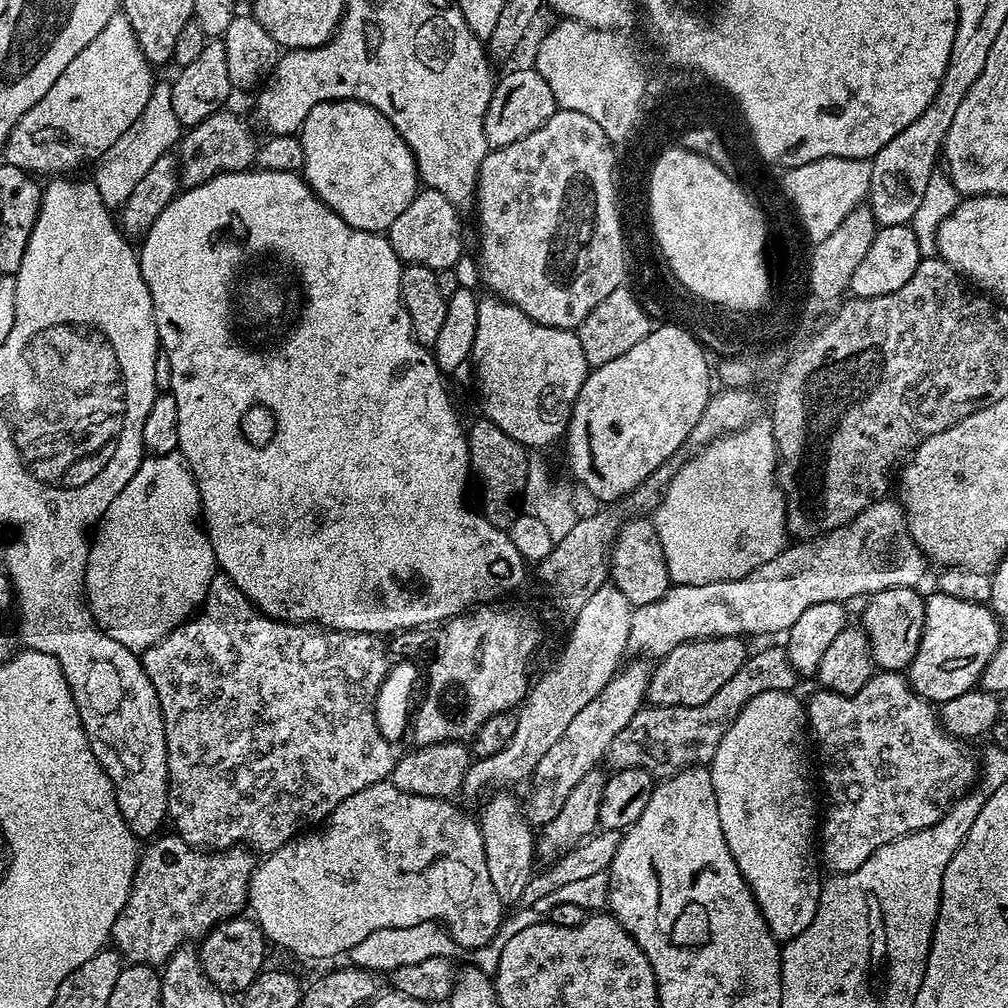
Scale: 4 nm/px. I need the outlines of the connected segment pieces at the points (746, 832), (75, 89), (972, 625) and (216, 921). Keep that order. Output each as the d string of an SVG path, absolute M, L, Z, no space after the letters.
M791 691L787 692L763 692L758 694L738 714L738 718L726 730L722 742L718 742L718 750L714 754L710 765L712 781L714 782L714 798L718 798L718 822L722 822L722 834L726 838L726 846L730 846L730 854L738 866L738 870L744 875L745 882L756 896L760 907L762 918L770 930L770 934L778 942L792 940L810 922L814 922L814 914L818 910L820 901L820 890L822 887L822 875L820 876L821 861L818 859L818 808L816 812L816 796L812 793L812 776L814 780L814 764L808 761L808 740L810 744L810 732L806 727L806 708L798 697L792 696Z
M117 14L102 26L102 34L87 44L58 74L58 82L46 90L46 94L10 130L10 138L2 146L3 161L29 174L46 174L45 176L60 176L68 174L86 160L97 161L102 153L108 150L112 140L118 138L146 107L150 99L154 83L153 65L148 63L146 54L142 54L142 46L138 46L138 38L130 26L130 22L122 14Z
M938 590L925 599L924 609L926 618L922 642L918 646L918 654L914 654L914 662L906 669L906 675L922 699L939 706L979 685L980 675L998 650L1002 629L988 604L962 602Z
M175 834L163 836L153 839L149 843L153 844L141 851L126 906L122 906L122 914L118 914L112 927L111 943L128 964L163 966L179 948L203 940L212 928L218 927L224 920L239 917L243 913L240 911L243 908L245 911L248 904L248 884L258 860L247 847L237 846L222 852L213 852L192 848Z

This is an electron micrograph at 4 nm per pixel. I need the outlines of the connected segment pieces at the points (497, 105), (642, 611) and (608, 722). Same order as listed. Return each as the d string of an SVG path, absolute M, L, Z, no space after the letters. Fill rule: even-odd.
M532 66L516 68L504 77L495 81L490 106L486 106L484 129L489 149L510 146L510 142L518 142L518 138L526 138L526 134L534 134L538 126L542 126L555 112L558 105L549 83Z
M885 498L877 500L868 508L862 510L862 514L858 514L850 521L849 524L843 524L841 528L836 528L832 532L825 532L811 540L801 540L792 542L785 547L774 558L770 558L770 562L762 562L762 566L758 566L758 570L750 570L750 574L746 574L737 580L715 580L714 582L706 582L705 584L672 584L667 594L658 602L650 602L646 606L636 608L632 613L632 629L630 630L630 638L628 639L628 652L645 652L648 656L656 656L662 658L666 654L670 654L670 650L674 650L674 646L682 646L691 640L707 640L709 638L719 638L721 636L738 636L741 638L749 638L748 636L772 636L775 632L780 634L787 633L790 626L794 626L794 622L798 622L798 617L805 610L810 610L810 606L818 606L818 602L838 602L844 604L852 600L855 596L867 598L881 592L882 590L890 590L891 588L916 588L919 580L924 576L924 564L926 565L926 557L920 548L914 542L914 538L908 529L908 518L904 514L903 507L895 499Z
M630 664L621 667L602 694L594 698L594 702L589 702L579 714L574 714L562 738L558 738L558 742L546 750L542 762L538 762L530 777L532 793L528 796L528 804L526 800L529 824L543 826L555 818L566 798L570 798L570 790L574 790L574 786L578 786L578 782L582 782L583 776L590 774L590 770L601 767L610 750L610 742L614 742L614 738L634 718L636 711L645 707L650 668L644 664Z

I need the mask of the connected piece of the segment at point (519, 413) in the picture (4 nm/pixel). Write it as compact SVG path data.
M491 294L485 295L486 298L480 298L477 302L477 334L474 335L474 346L471 353L471 363L476 363L476 380L480 383L480 400L484 403L483 415L487 419L493 420L503 432L510 434L510 438L514 438L518 443L524 445L528 450L544 450L540 448L548 448L552 443L563 441L567 430L568 423L572 417L572 407L578 398L578 390L582 390L582 382L589 374L589 366L586 362L586 354L582 354L582 342L578 342L575 331L567 328L551 328L550 326L542 326L538 322L534 322L526 314L522 314L522 310L518 310L518 306L508 304Z

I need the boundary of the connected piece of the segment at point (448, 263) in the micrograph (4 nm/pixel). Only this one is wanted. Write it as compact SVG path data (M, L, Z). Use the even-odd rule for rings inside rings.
M424 188L417 191L416 197L394 218L386 233L394 254L404 264L417 264L427 268L455 269L456 264L465 255L464 240L460 237L460 216L457 205L446 198L446 194L438 194L438 190Z

